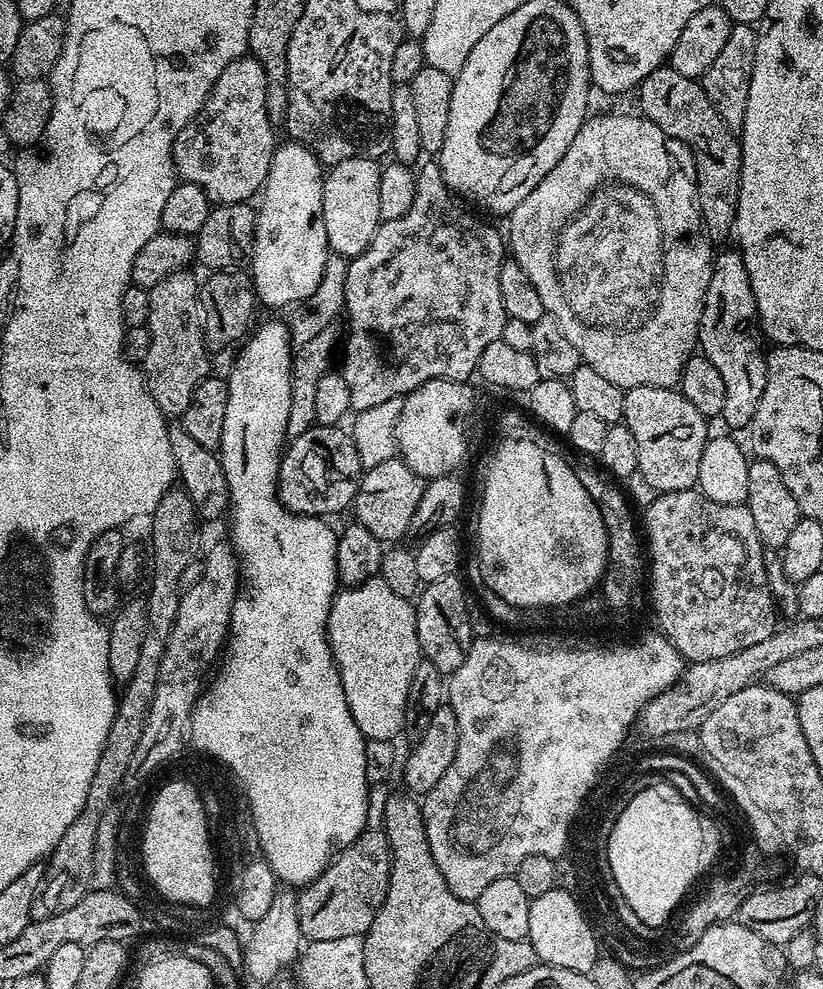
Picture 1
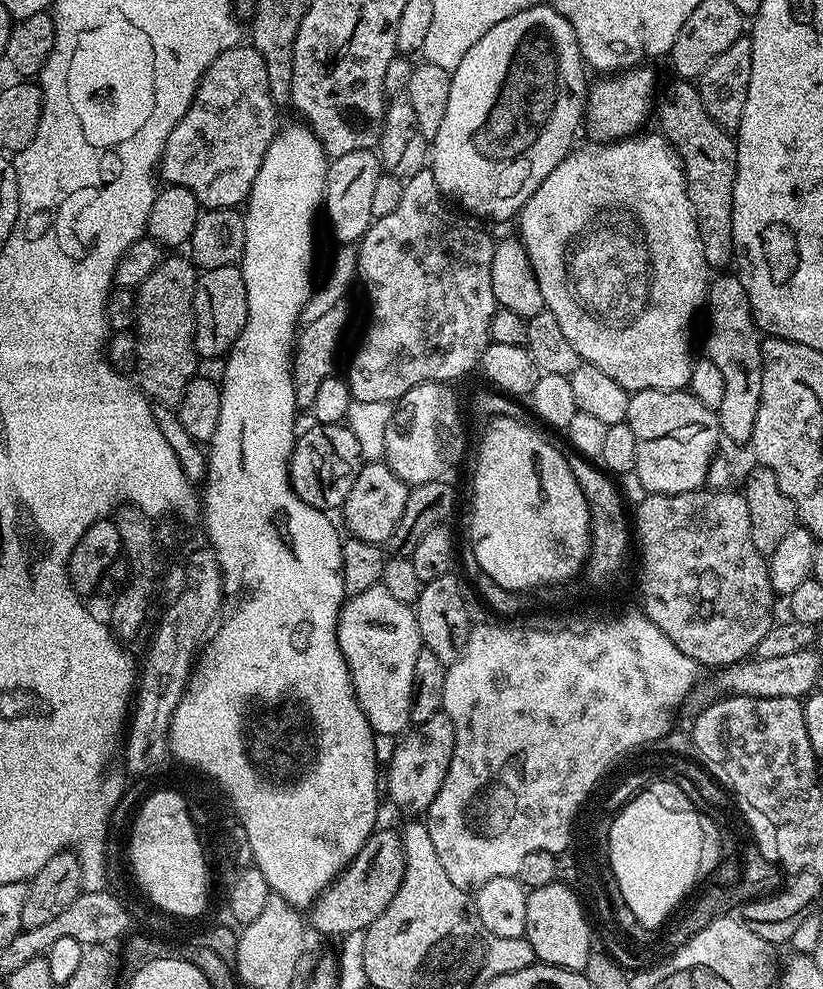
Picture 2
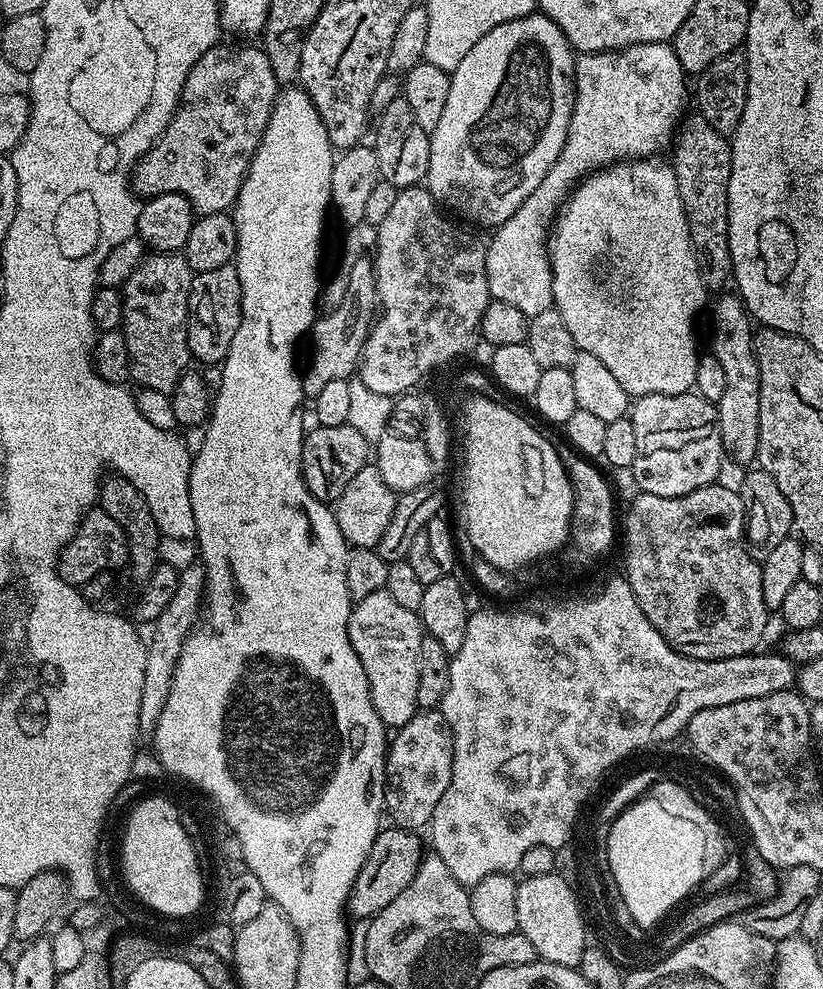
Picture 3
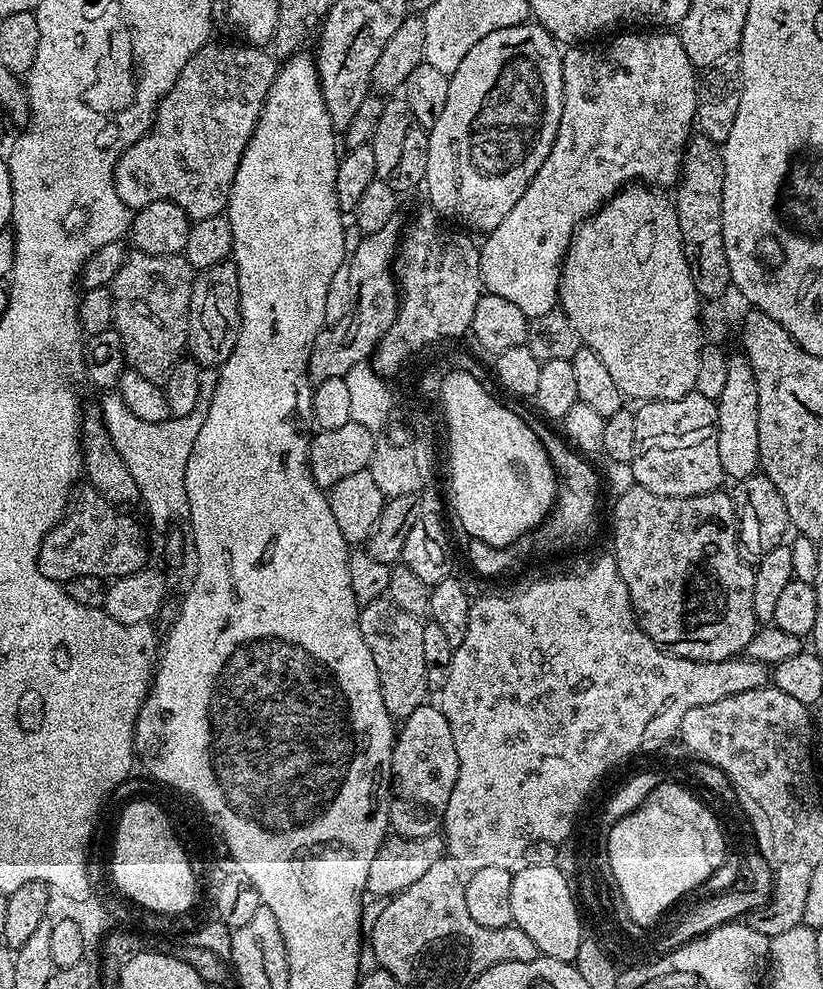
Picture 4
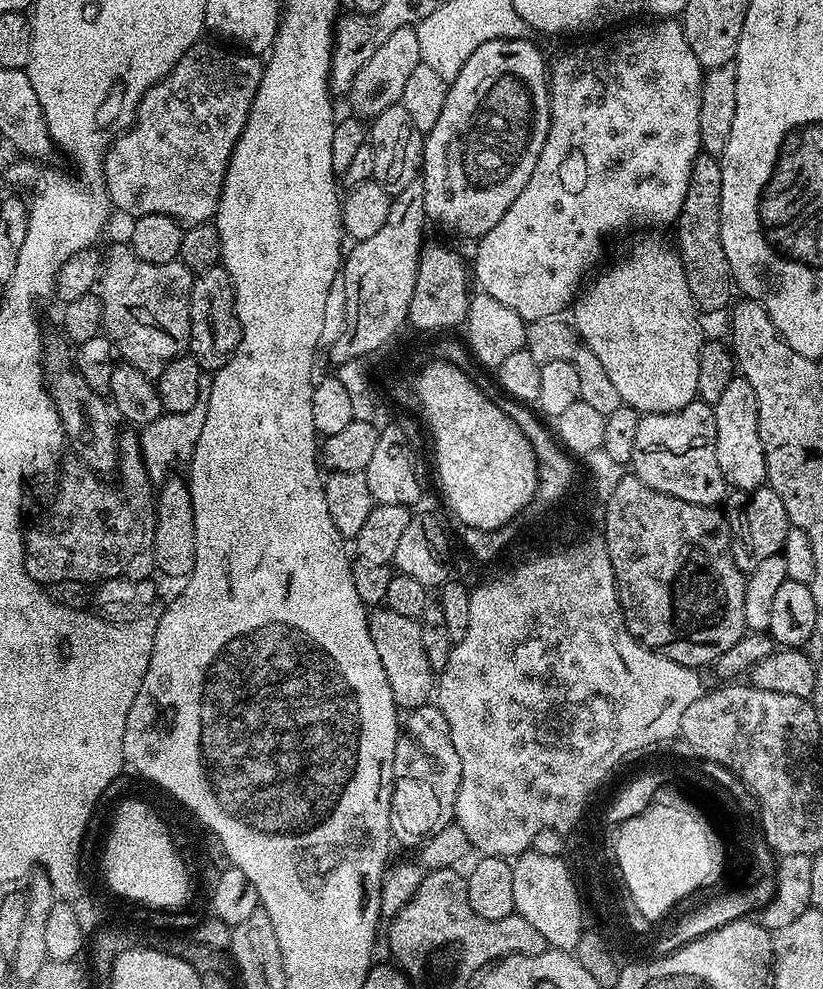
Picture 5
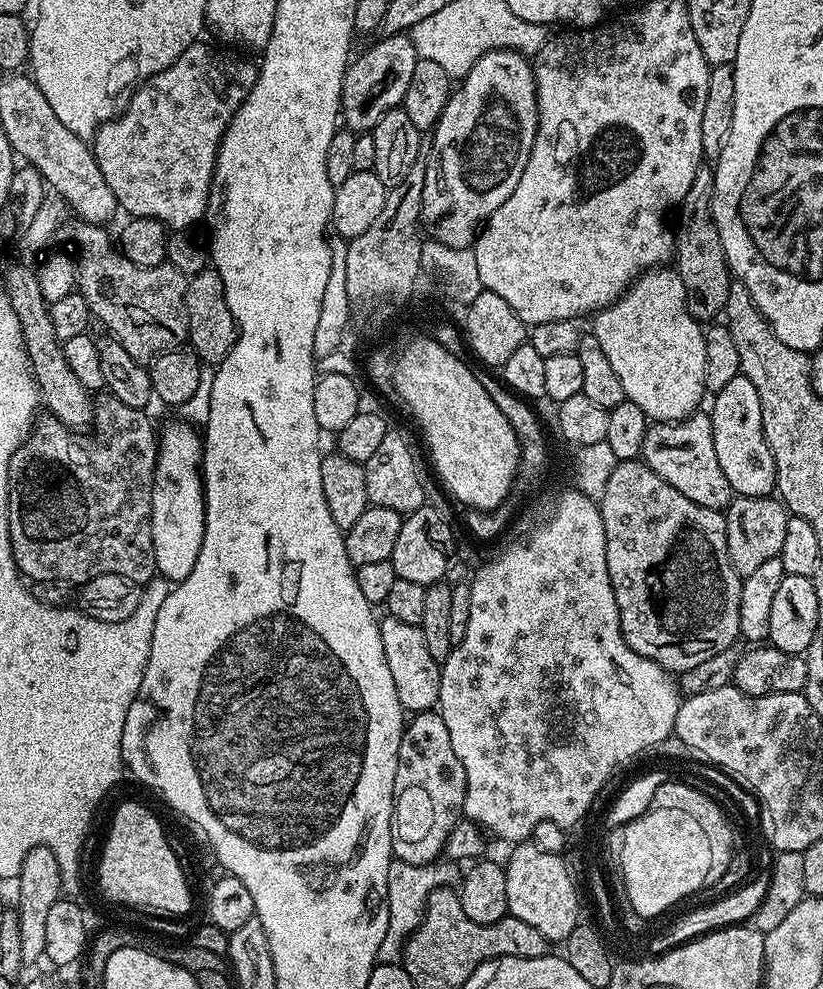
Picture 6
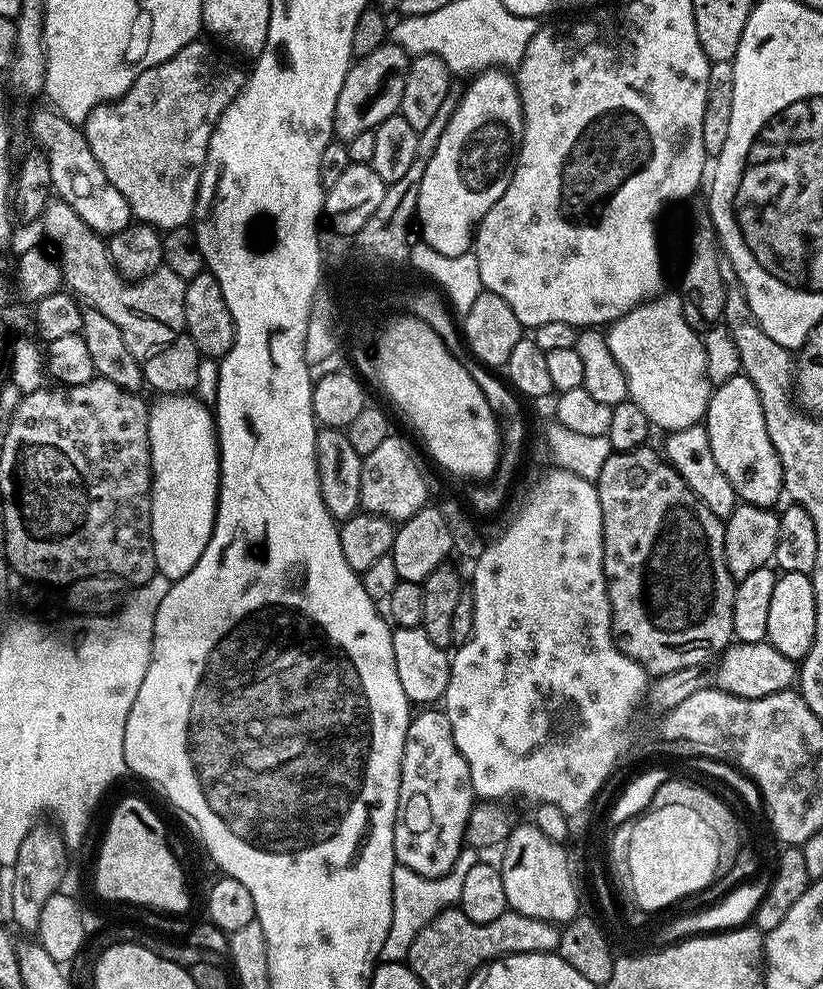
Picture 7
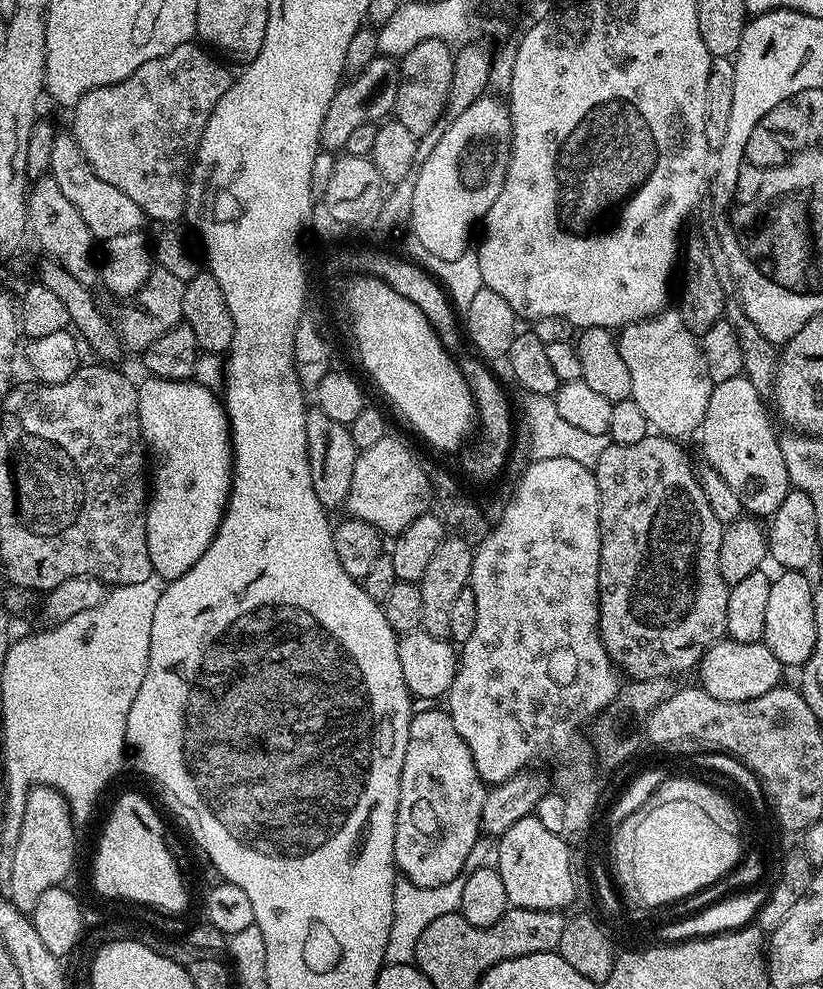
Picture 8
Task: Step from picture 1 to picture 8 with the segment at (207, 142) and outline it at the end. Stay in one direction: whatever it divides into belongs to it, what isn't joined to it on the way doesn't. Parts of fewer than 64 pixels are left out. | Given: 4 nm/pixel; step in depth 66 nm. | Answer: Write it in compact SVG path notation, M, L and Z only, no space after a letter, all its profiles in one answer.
M196 42L174 46L170 54L142 62L142 66L138 66L138 70L130 74L130 78L86 92L71 109L70 135L78 142L94 174L98 174L102 182L110 182L110 186L122 190L122 194L126 194L133 202L138 202L149 221L176 222L179 221L176 219L184 216L184 202L188 198L190 169L196 148L200 145L214 106L220 101L222 94L226 94L234 79L233 73L228 73L215 58L217 59L211 51L205 50Z

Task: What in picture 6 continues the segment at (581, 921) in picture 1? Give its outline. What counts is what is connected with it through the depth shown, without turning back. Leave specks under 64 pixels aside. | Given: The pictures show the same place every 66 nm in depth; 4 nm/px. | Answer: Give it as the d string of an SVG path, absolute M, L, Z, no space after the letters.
M520 842L509 854L504 864L506 874L506 902L508 915L522 918L522 922L534 926L549 942L563 942L581 923L580 896L576 893L576 884L564 865L563 855L546 854L530 842Z

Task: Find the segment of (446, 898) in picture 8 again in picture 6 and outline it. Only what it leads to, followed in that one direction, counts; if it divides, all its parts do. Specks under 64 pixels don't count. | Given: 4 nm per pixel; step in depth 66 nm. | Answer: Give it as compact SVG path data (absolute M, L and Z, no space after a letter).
M393 859L387 875L388 924L386 937L378 948L379 964L397 964L403 959L404 943L424 917L428 896L437 887L455 885L462 876L462 868L455 861L444 860L431 864L414 864Z

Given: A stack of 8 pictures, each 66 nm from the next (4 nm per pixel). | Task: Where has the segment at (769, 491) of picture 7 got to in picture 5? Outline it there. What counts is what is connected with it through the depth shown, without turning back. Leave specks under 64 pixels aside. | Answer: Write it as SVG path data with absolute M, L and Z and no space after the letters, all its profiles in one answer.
M743 378L732 380L722 393L722 398L718 398L714 409L718 464L726 484L742 492L761 487L768 479L768 467L766 454L762 450L762 438L758 438L758 398L754 394L754 386Z

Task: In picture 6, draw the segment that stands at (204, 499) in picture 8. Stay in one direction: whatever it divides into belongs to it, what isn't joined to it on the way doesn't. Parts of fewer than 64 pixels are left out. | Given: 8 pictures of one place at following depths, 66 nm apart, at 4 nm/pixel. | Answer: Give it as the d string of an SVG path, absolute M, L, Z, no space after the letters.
M191 423L168 424L158 436L152 487L152 537L157 573L169 582L184 580L198 562L206 526L202 436Z

